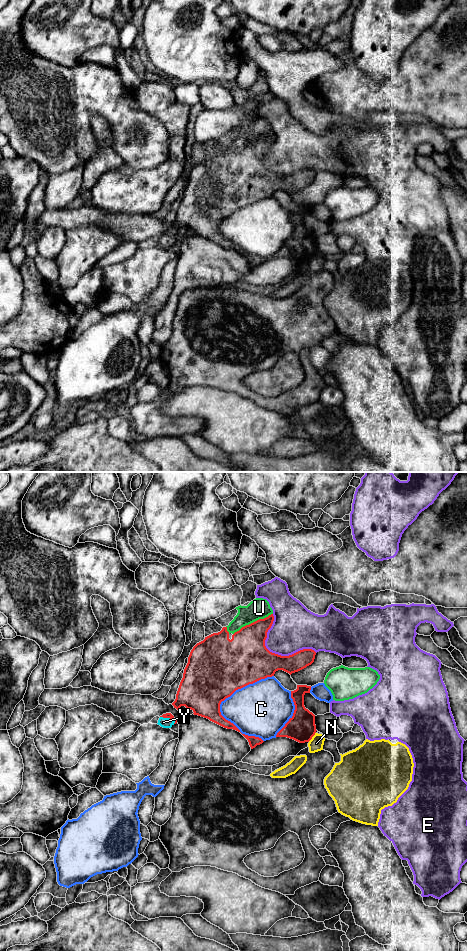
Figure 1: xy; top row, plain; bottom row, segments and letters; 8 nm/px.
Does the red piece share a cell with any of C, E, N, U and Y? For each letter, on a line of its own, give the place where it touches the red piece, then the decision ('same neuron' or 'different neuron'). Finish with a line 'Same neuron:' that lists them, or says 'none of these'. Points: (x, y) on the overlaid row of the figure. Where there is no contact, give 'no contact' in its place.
C: xy (220, 703) | different neuron
E: xy (274, 653) | different neuron
N: xy (312, 736) | different neuron
U: xy (253, 622) | different neuron
Y: xy (168, 717) | same neuron
Same neuron: Y

